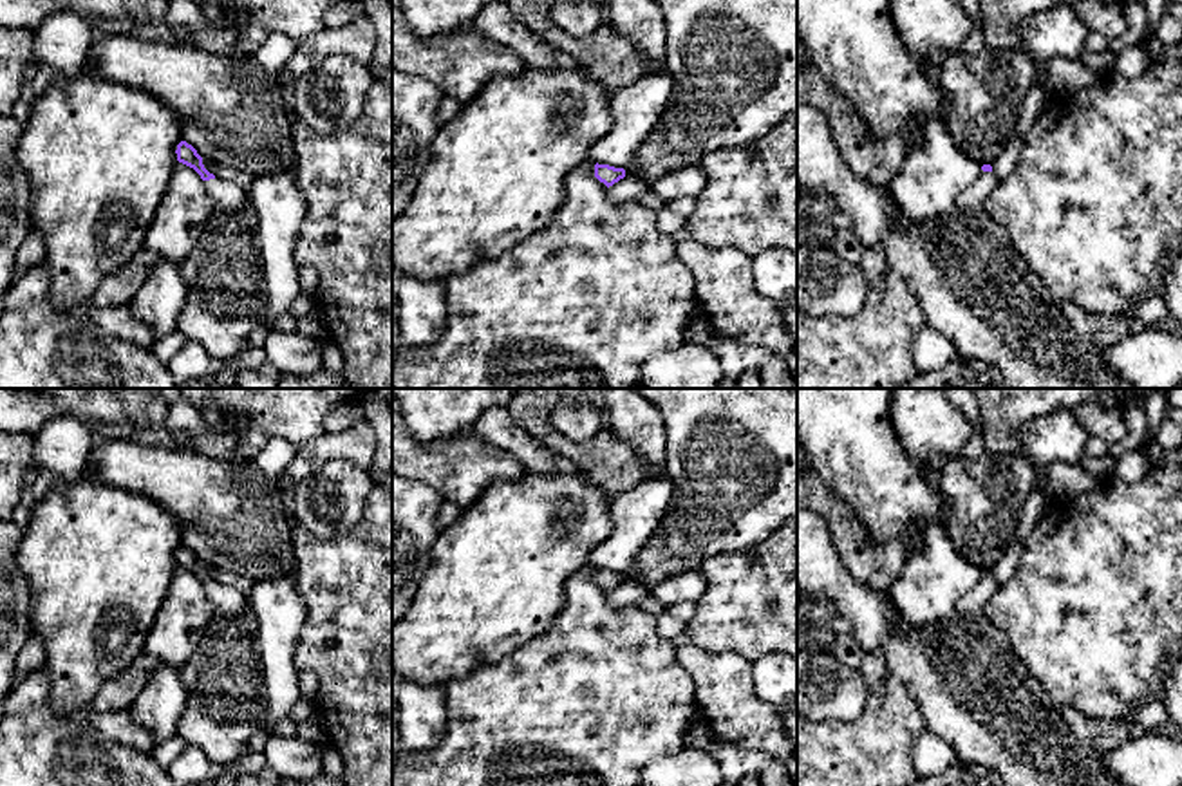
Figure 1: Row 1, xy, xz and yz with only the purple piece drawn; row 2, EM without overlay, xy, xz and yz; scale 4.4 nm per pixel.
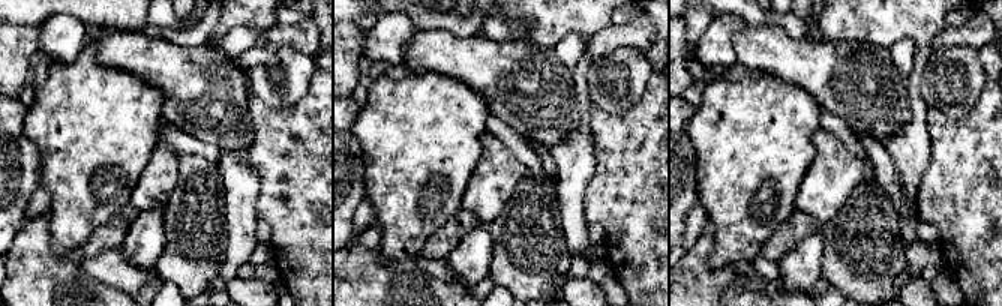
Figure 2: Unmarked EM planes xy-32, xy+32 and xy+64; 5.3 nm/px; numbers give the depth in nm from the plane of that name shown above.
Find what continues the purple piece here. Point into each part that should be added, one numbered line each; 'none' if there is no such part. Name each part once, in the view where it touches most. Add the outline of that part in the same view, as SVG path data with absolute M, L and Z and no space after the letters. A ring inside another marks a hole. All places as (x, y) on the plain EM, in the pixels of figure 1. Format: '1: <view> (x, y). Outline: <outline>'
1: xy (226, 705). Outline: M224 584L204 585L213 614L183 665L188 697L177 721L177 735L199 748L220 770L249 753L249 739L262 732L267 719L267 690L260 665L258 622L249 600Z

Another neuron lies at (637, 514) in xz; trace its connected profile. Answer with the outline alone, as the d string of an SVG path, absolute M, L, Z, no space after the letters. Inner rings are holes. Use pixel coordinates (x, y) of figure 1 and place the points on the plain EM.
M660 475L611 495L611 535L591 551L587 562L598 569L633 573L640 553L665 517L672 493L672 482Z

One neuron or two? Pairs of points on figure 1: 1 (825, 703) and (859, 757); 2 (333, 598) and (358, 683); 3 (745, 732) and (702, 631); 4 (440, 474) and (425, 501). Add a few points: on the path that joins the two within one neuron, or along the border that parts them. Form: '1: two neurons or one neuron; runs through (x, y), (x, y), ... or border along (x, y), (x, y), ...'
1: two neurons; border along (870, 694), (864, 709), (853, 720), (816, 721)
2: one neuron; runs through (355, 620), (358, 624), (358, 662)
3: two neurons; border along (689, 644), (712, 653), (738, 653), (750, 662)
4: two neurons; border along (411, 477), (432, 486), (445, 501)

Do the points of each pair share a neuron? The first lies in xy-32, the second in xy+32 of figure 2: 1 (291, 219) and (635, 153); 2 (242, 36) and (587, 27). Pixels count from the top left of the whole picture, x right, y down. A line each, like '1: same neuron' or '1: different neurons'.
1: same neuron
2: different neurons

